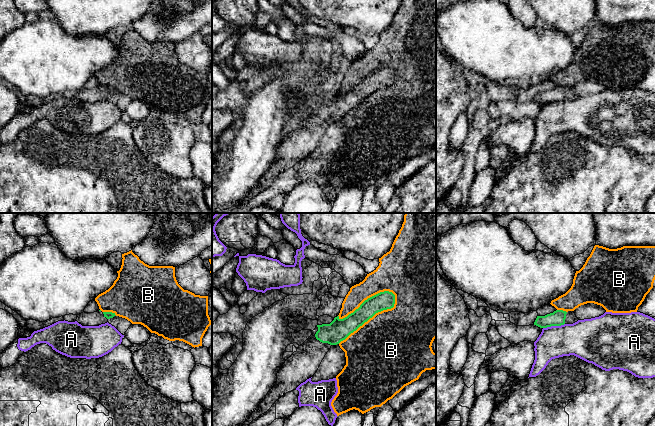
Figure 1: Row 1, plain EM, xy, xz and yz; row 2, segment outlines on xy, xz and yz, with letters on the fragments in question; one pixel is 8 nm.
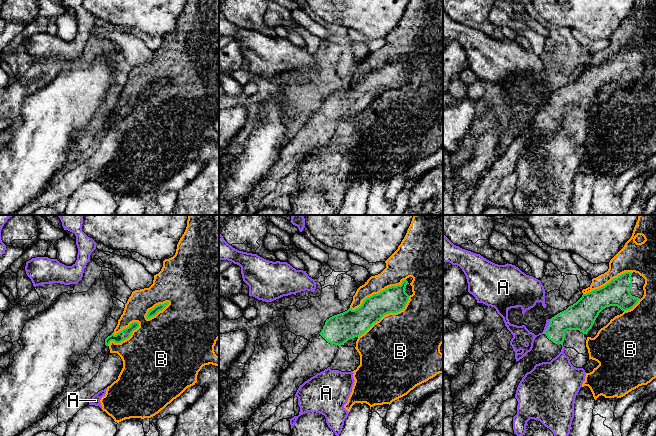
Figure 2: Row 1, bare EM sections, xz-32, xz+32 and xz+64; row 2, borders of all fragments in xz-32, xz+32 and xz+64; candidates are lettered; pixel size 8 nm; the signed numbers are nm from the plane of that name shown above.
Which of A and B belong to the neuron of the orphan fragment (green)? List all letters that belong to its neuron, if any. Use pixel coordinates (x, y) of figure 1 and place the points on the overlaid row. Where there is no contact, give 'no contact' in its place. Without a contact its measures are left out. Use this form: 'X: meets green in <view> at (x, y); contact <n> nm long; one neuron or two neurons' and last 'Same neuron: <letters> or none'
A: meets green in yz at (553, 325); contact 180 nm long; two neurons
B: meets green in xz at (371, 317); contact 600 nm long; two neurons
Same neuron: none

